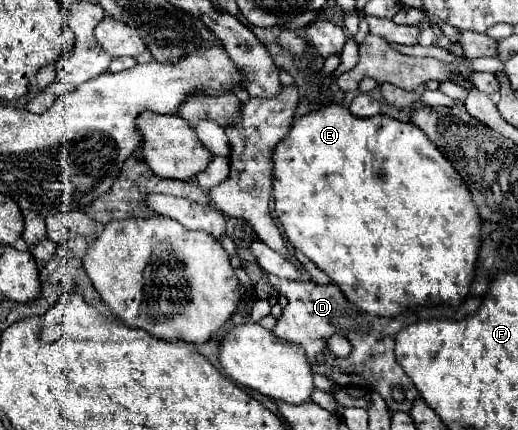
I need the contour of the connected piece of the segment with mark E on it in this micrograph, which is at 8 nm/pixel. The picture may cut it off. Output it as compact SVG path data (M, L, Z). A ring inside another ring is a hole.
M332 103L320 111L310 111L302 117L296 117L288 135L274 147L272 151L272 163L274 163L274 205L276 215L286 231L288 241L294 245L294 249L302 251L312 263L316 263L342 291L352 299L362 311L374 313L374 315L396 315L404 309L416 307L416 305L438 305L438 303L460 303L466 293L468 285L474 275L474 263L476 263L476 251L480 247L480 215L476 211L476 205L472 203L472 195L468 187L464 187L464 181L456 175L456 169L440 155L440 151L430 143L430 139L410 123L402 123L398 119L392 119L388 115L378 115L370 119L354 117L346 107ZM374 143L376 143L376 167L380 169L380 175L388 185L370 185L370 157L374 159Z

